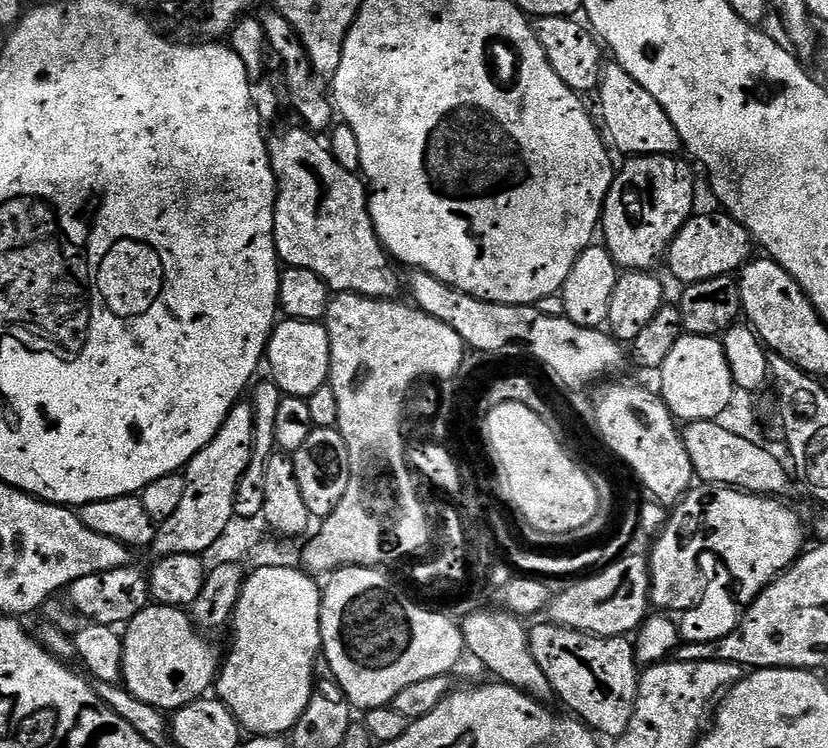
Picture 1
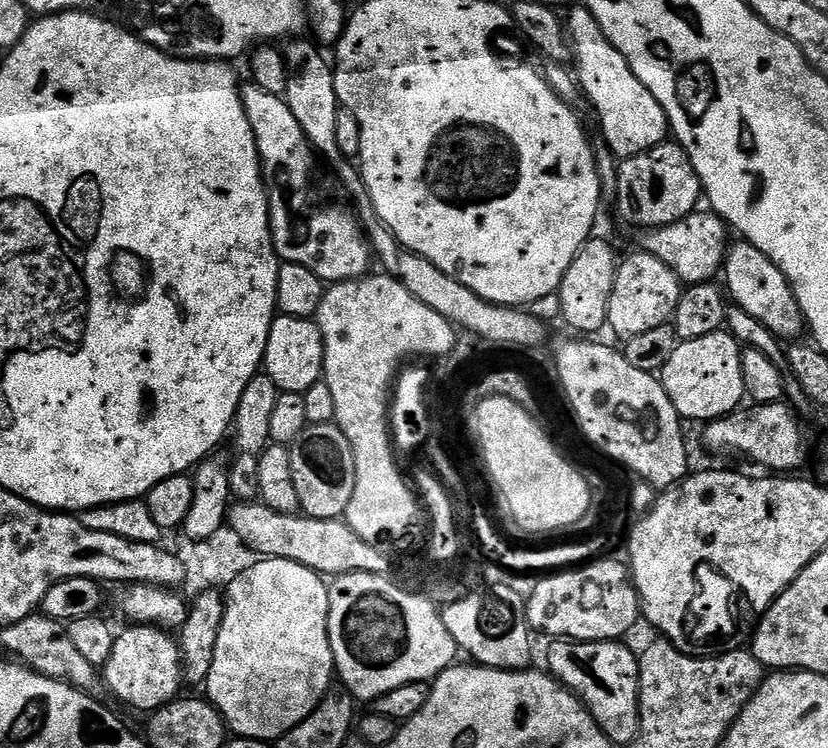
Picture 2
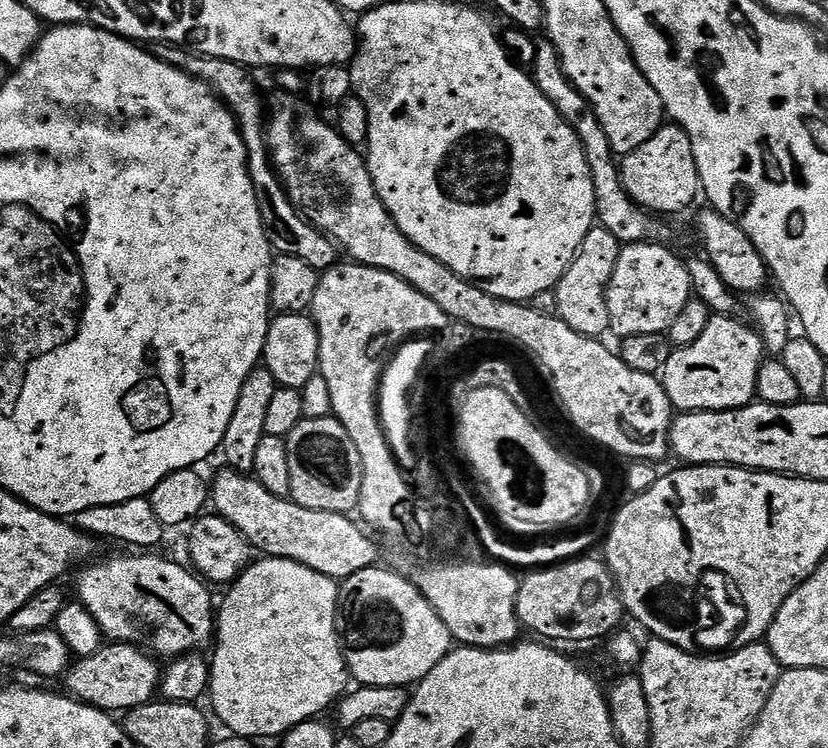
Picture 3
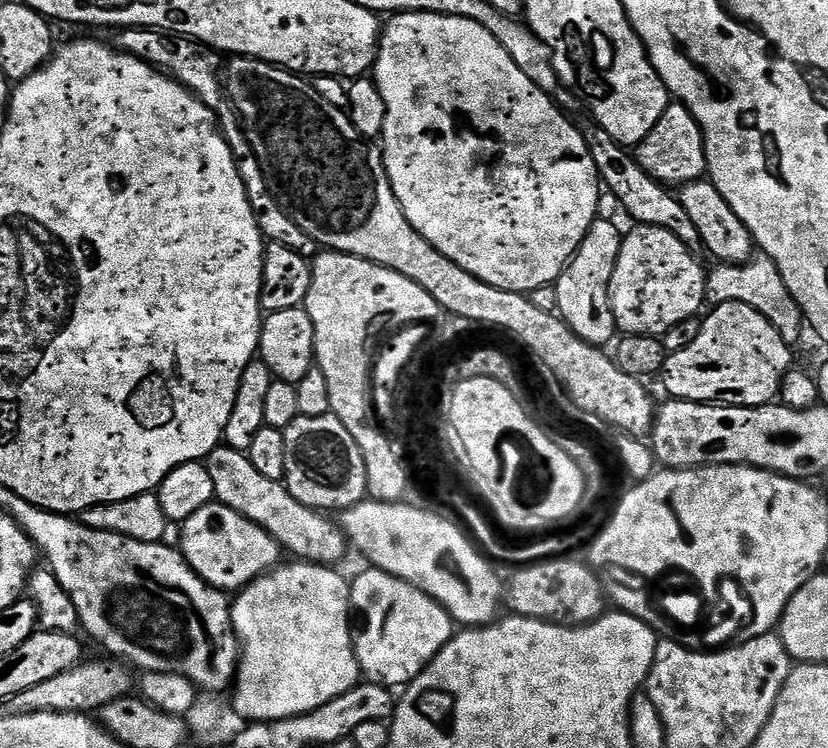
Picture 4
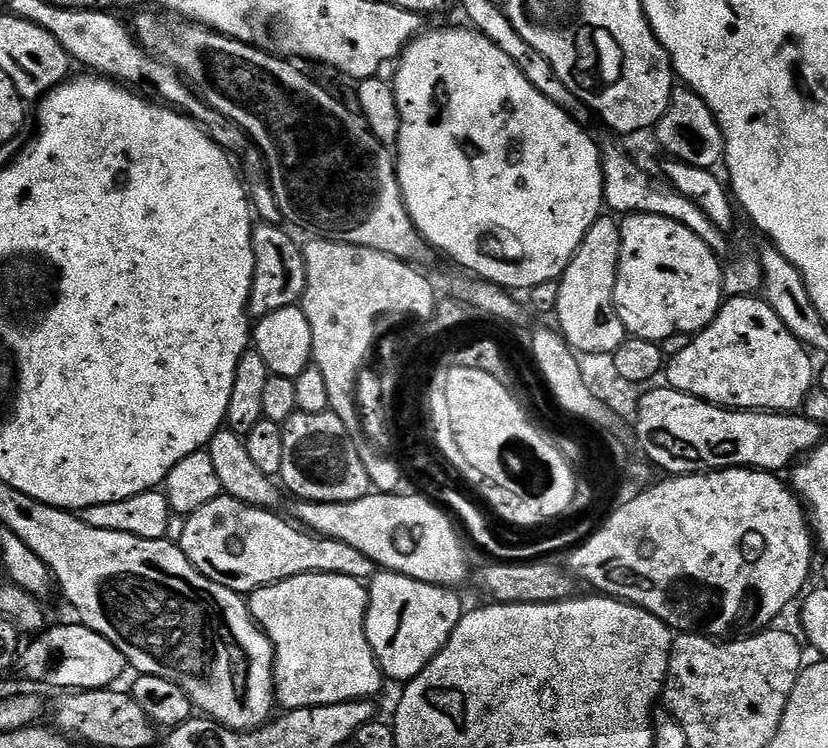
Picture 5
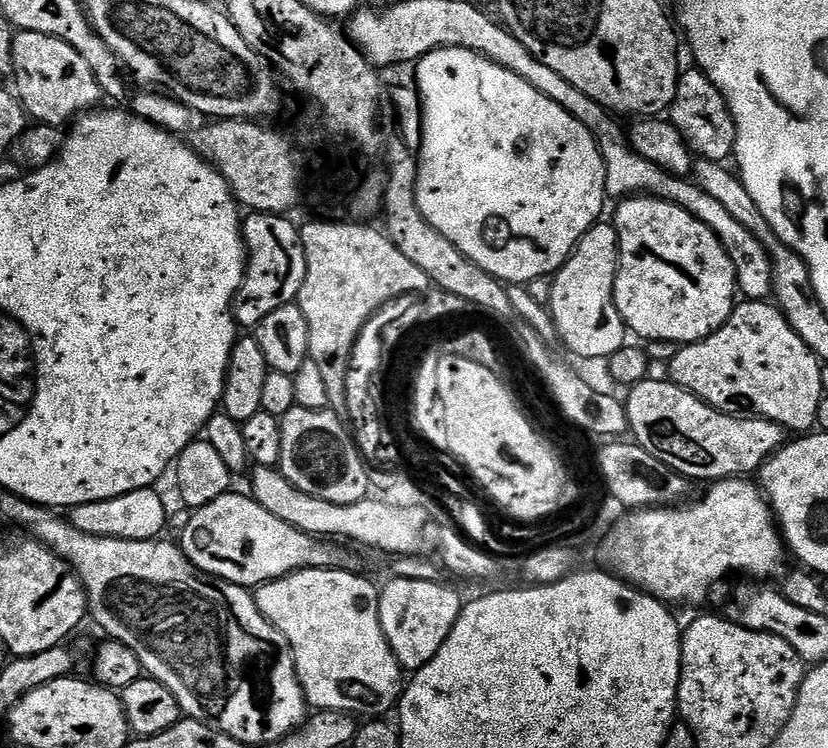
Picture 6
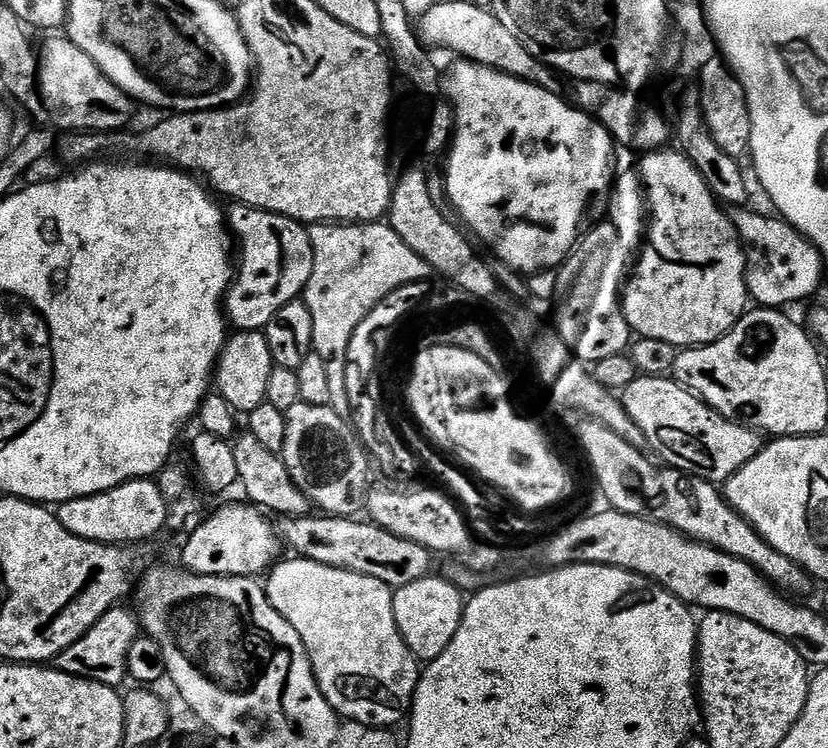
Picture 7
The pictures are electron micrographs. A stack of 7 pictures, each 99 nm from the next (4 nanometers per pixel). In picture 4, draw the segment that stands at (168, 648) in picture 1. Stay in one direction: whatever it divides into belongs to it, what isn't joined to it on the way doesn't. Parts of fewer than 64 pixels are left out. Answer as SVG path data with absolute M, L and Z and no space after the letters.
M91 658L85 659L83 662L78 663L75 667L70 670L63 672L62 674L58 674L54 678L50 678L46 682L38 682L38 686L30 686L30 690L22 690L22 694L14 694L14 698L10 698L9 700L3 701L2 708L7 715L10 716L21 716L22 714L26 714L27 712L78 712L81 714L92 714L95 713L95 708L97 710L103 710L110 702L114 702L115 700L123 700L125 696L129 695L133 691L134 688L134 676L132 680L132 676L128 671L130 671L129 665L127 663L121 662L116 658L104 658L108 660L91 660Z

